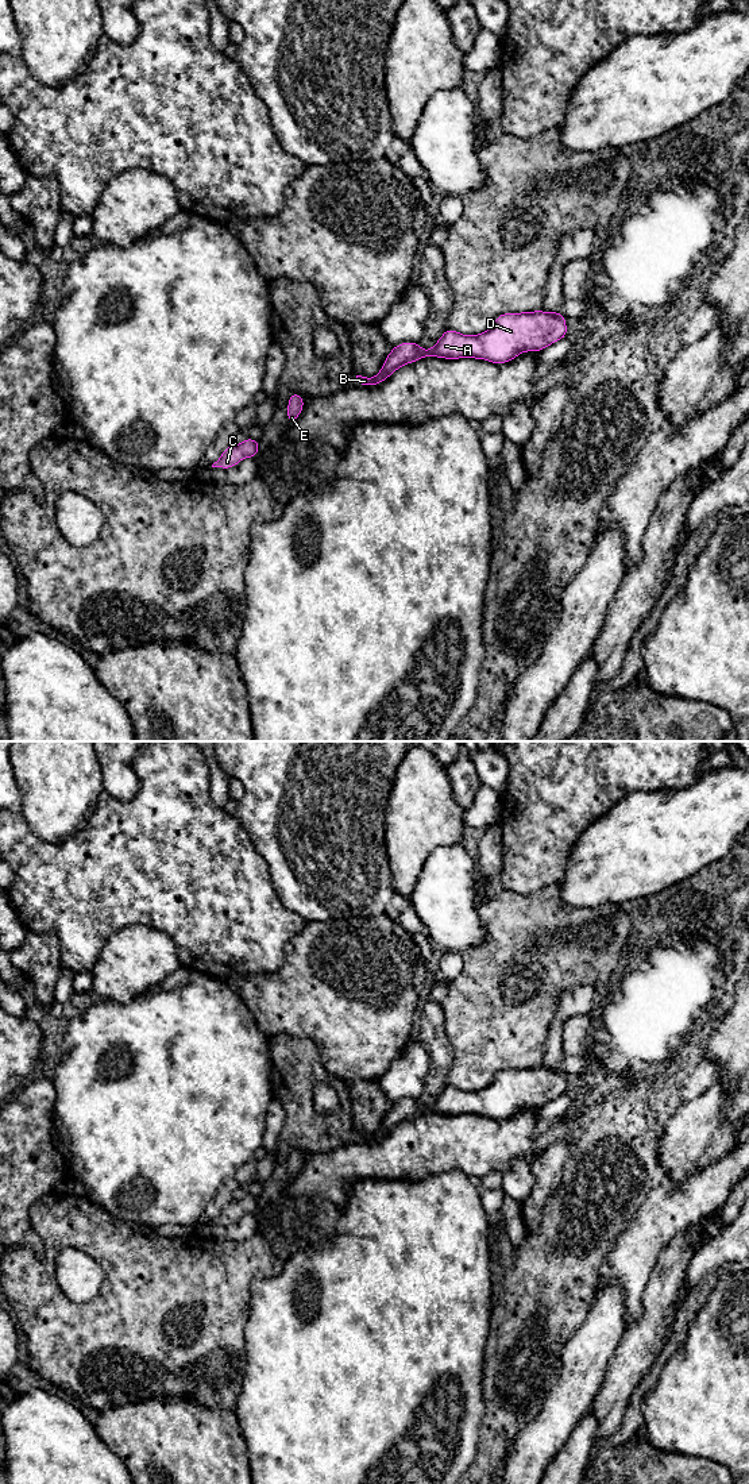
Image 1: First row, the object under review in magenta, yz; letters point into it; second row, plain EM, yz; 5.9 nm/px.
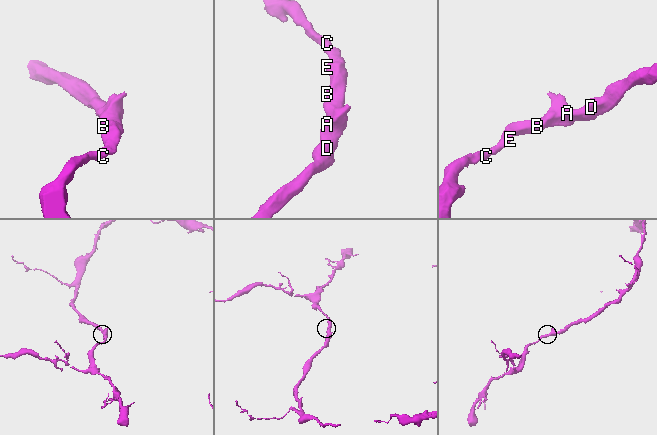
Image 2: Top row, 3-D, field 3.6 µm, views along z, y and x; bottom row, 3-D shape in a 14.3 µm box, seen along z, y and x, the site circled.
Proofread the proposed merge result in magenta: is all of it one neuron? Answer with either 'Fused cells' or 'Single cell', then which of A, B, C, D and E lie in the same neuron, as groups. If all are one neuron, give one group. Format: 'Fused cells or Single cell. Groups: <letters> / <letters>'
Single cell. Groups: A B C D E

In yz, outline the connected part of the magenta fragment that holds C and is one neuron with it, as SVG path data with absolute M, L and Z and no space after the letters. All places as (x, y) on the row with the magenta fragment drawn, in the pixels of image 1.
M246 438L240 444L232 444L225 448L220 459L212 465L212 467L231 469L236 466L243 458L255 458L259 452L259 440Z

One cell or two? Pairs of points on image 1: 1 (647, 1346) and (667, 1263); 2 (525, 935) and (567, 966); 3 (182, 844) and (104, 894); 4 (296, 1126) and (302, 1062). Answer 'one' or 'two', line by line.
1: one
2: one
3: one
4: one

